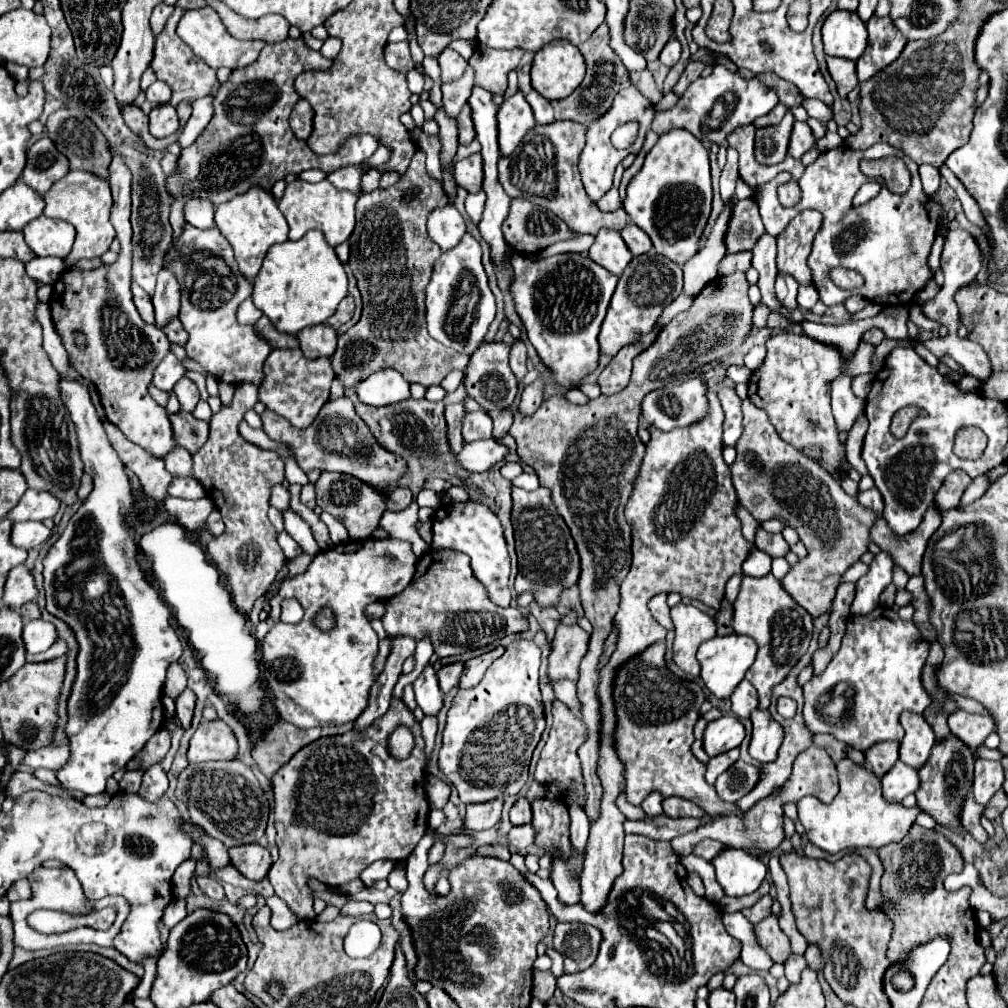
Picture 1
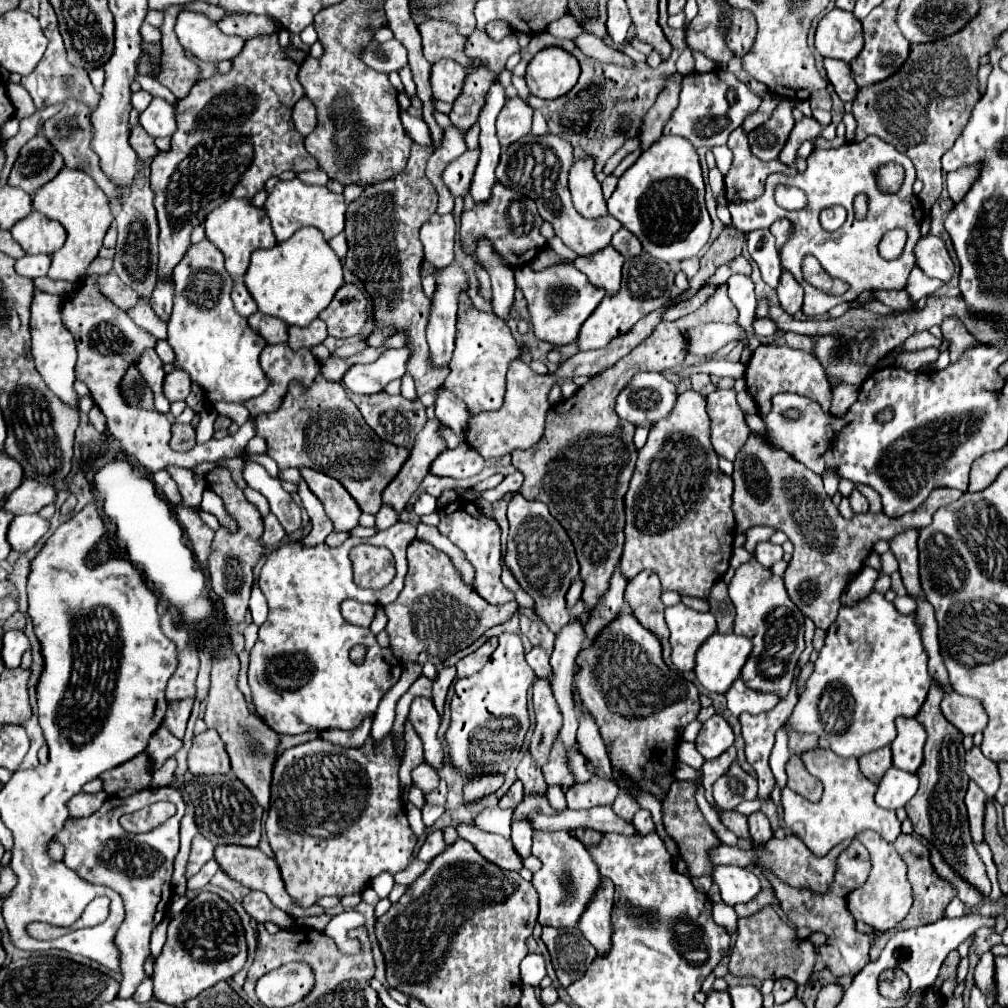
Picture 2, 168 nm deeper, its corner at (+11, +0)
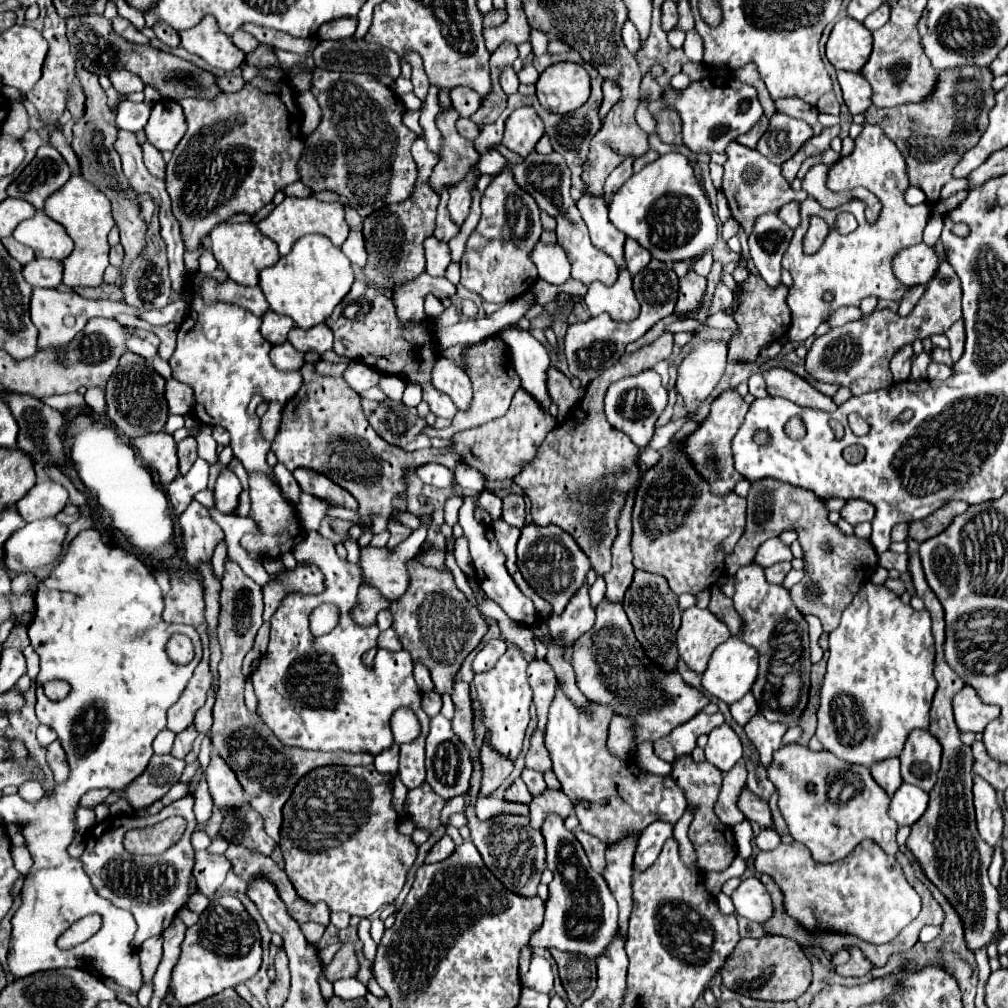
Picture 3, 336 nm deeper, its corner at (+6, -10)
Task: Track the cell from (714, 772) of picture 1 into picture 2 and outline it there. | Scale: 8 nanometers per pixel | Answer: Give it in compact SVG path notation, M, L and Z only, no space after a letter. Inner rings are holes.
M731 746L731 748L729 748L727 752L723 752L719 758L715 758L715 760L703 764L703 768L701 768L701 772L703 772L703 788L705 788L705 798L707 798L709 804L715 802L715 800L713 800L713 794L711 794L713 782L715 782L717 778L721 778L721 776L729 770L729 766L735 762L735 758L737 758L735 746Z

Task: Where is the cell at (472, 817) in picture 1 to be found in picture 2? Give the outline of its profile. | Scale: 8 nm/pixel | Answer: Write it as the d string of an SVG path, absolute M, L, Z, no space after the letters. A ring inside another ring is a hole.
M481 774L481 776L467 778L467 782L465 782L465 800L471 802L471 800L483 798L483 796L495 792L503 784L503 780L505 780L503 774Z

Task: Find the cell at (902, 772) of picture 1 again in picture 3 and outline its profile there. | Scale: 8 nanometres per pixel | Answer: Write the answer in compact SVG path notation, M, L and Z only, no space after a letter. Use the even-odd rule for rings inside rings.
M904 782L890 800L888 816L894 818L900 826L904 824L912 826L924 814L926 806L928 806L928 792Z

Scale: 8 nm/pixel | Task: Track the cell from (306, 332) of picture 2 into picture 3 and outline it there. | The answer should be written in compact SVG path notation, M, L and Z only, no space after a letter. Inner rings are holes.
M318 324L308 330L292 328L288 334L288 342L300 352L324 354L326 350L332 350L332 330L326 324Z

